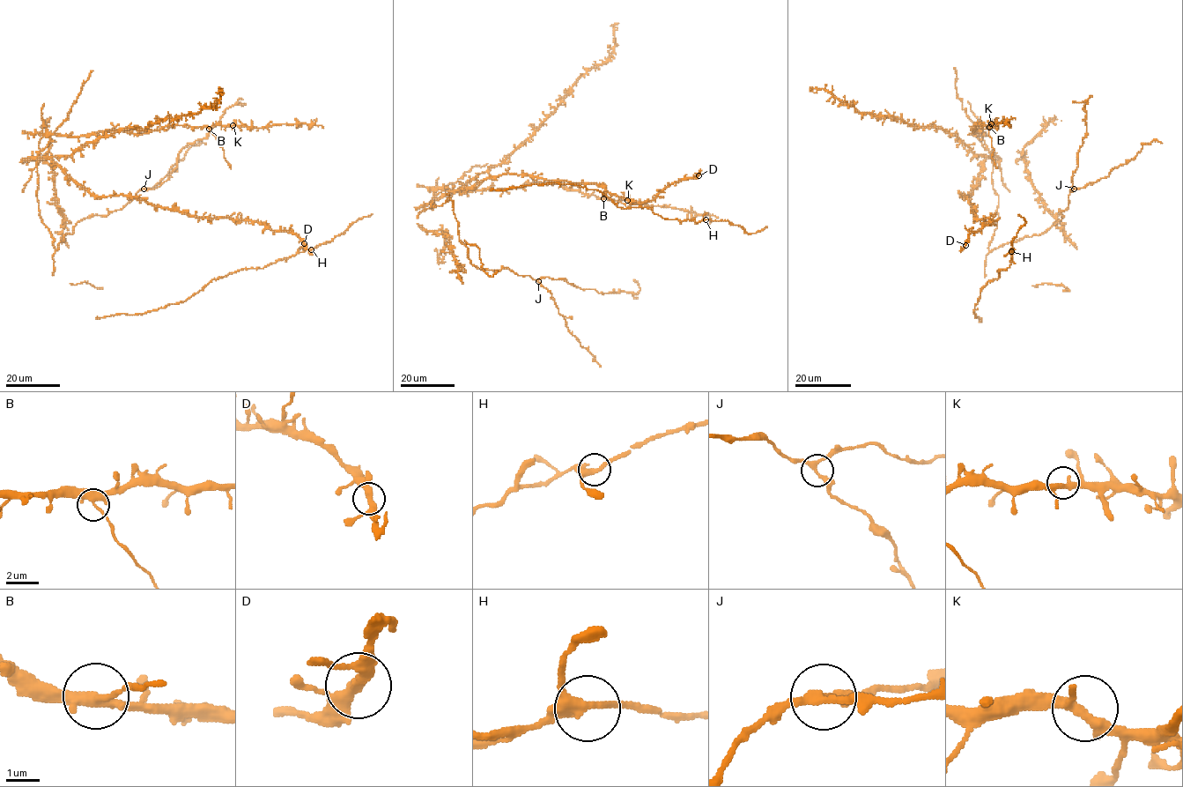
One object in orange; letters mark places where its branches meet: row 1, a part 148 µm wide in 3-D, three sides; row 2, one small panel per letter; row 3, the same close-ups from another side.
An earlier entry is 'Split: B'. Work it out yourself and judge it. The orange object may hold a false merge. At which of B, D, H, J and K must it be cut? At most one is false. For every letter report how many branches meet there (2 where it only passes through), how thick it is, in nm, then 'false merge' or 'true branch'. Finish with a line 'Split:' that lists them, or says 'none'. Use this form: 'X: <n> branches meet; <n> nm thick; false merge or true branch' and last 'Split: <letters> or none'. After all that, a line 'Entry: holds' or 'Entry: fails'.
B: 3 branches meet; 320 nm thick; false merge
D: 3 branches meet; 280 nm thick; true branch
H: 3 branches meet; 280 nm thick; true branch
J: 3 branches meet; 240 nm thick; true branch
K: 3 branches meet; 280 nm thick; true branch
Split: B
Entry: holds

